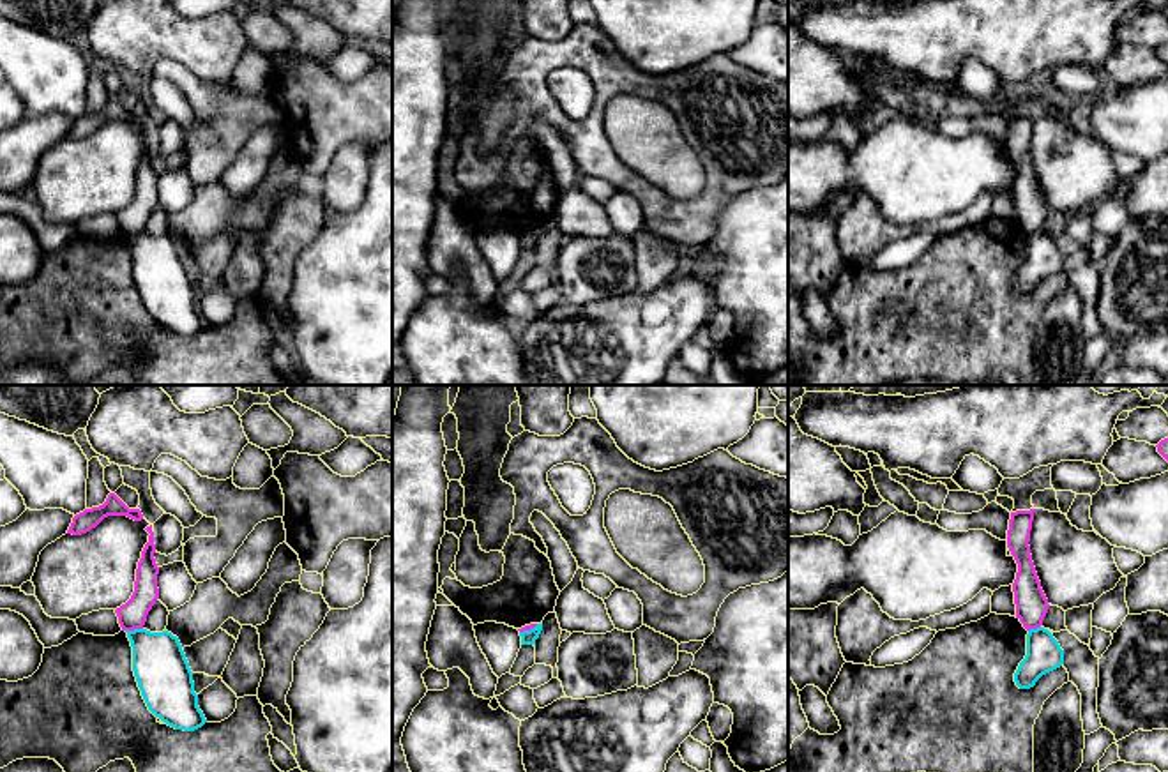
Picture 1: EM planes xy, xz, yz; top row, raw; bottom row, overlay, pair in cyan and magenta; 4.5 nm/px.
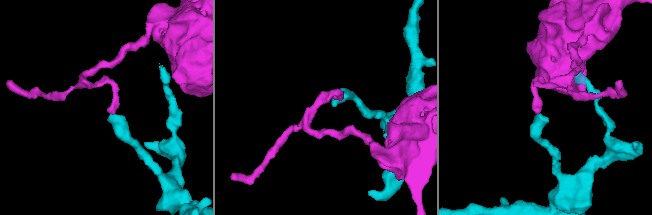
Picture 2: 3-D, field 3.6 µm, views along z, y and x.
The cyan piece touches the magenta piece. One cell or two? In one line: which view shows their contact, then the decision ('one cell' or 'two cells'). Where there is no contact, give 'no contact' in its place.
xy | two cells

